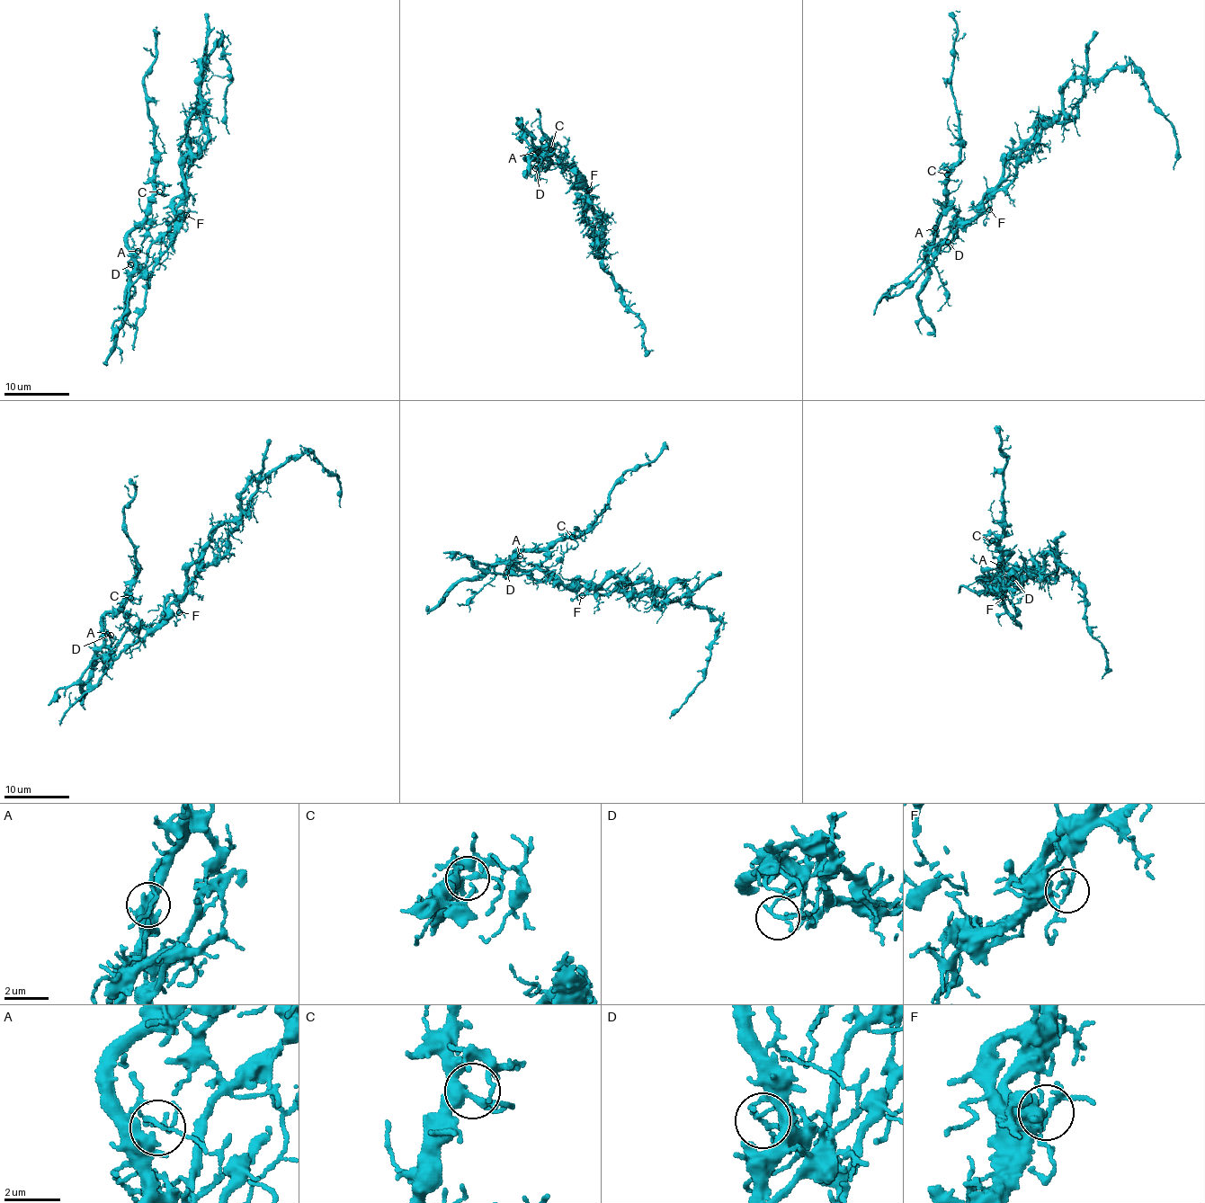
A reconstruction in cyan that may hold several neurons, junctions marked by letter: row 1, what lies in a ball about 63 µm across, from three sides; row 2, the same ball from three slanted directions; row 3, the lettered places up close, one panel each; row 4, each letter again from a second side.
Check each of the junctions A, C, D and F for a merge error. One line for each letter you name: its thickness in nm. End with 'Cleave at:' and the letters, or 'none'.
D: 160 nm
F: 150 nm
Cleave at: D, F

